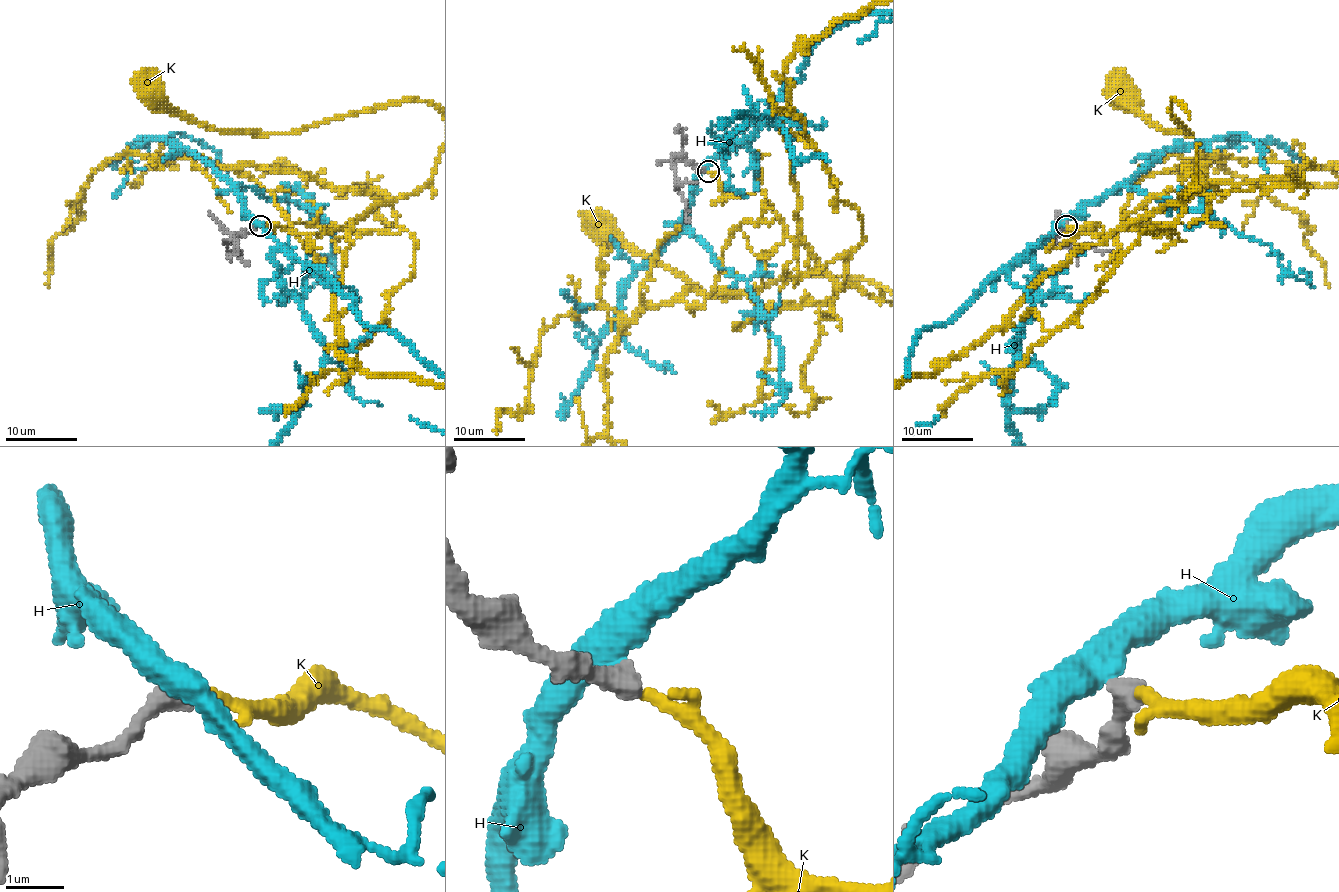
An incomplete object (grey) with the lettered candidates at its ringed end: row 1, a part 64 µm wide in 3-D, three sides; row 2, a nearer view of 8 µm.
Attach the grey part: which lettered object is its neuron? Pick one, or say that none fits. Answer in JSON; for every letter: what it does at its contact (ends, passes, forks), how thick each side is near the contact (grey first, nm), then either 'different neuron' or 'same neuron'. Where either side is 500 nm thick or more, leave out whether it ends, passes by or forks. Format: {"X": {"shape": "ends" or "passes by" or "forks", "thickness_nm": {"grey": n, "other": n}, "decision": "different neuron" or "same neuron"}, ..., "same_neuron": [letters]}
{"H": {"shape": "passes by", "thickness_nm": {"grey": 440, "other": 480}, "decision": "different neuron"}, "K": {"shape": "passes by", "thickness_nm": {"grey": 400, "other": 150}, "decision": "same neuron"}, "same_neuron": ["K"]}

